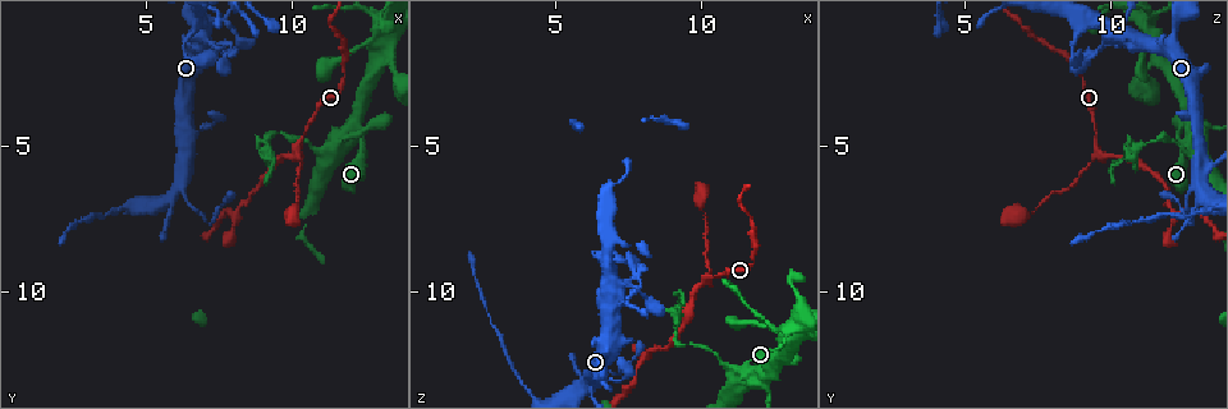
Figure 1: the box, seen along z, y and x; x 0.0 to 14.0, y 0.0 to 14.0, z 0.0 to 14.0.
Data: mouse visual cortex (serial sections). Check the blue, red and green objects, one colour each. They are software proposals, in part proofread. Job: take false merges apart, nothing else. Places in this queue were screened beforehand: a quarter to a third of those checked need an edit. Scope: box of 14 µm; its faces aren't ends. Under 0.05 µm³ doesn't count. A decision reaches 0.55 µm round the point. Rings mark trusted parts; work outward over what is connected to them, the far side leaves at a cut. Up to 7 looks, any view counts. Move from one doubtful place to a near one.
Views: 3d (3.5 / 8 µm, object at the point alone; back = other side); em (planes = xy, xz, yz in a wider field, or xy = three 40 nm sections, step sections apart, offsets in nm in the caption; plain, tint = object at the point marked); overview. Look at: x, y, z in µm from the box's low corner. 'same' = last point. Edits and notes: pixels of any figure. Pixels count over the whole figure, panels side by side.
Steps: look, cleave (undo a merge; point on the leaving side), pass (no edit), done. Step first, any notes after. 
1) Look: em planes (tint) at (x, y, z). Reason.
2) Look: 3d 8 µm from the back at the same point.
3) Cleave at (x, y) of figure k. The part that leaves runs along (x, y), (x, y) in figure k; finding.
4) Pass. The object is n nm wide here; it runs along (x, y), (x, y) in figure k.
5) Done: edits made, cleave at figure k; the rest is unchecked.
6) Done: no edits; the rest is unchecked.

Look: 3d 8 µm at (12.1, 4.4, 12.8). Abrupt turn.

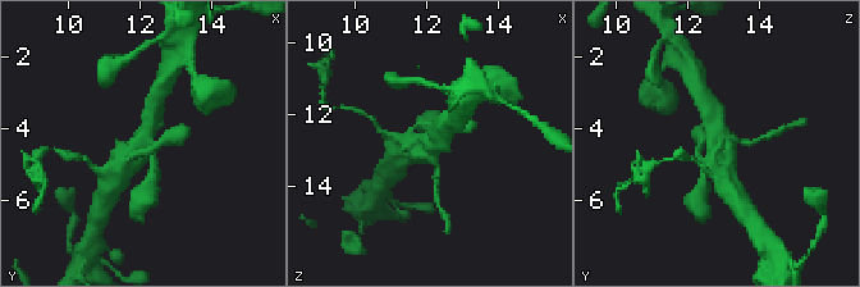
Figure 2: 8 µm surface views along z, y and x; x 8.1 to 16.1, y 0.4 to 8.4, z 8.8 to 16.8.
Look: 3d 3.5 µm from the back at (12.2, 4.4, 12.8). Zoom in.

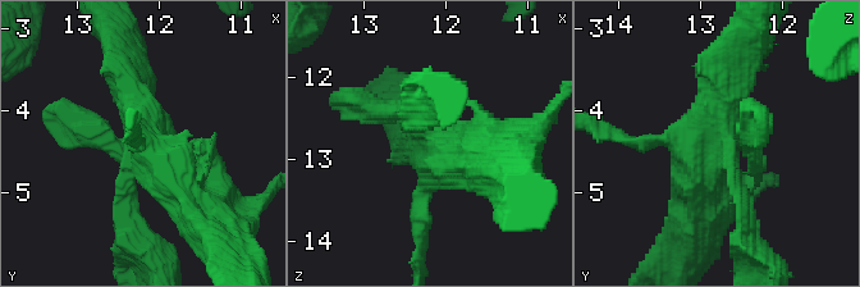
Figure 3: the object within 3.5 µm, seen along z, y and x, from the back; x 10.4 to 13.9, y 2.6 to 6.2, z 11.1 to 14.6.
Look: em xy step 5 (tint) at (12.15, 4.45, 12.80).

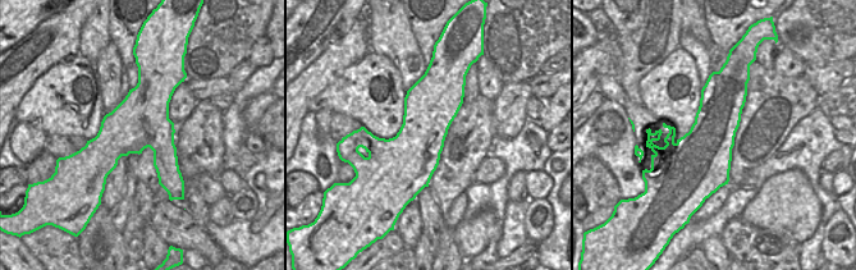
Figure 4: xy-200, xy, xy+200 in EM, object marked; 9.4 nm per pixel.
Pass. It runs along (744, 221), (718, 146), (735, 68) in figure 3; continuous, no second cell.

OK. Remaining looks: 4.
Look: 3d 8 µm at (10.1, 5.1, 9.5). Three arms meet.

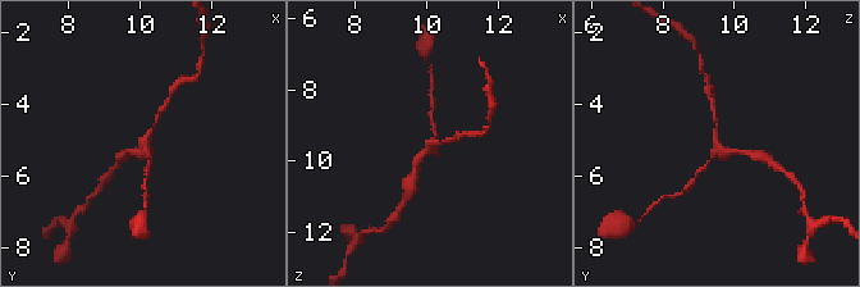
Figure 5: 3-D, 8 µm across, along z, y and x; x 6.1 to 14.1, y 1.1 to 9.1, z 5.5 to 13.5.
Look: em planes (tint) at (10.1, 5.1, 9.5). Need the tissue.

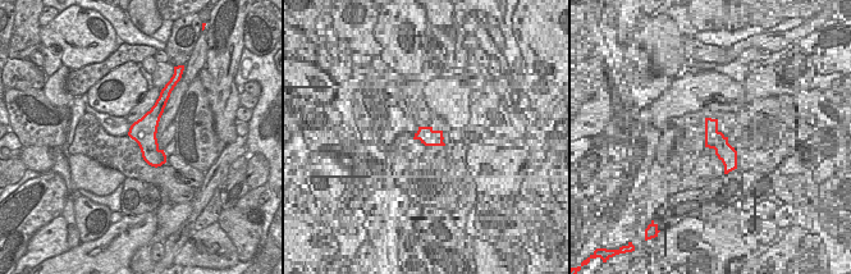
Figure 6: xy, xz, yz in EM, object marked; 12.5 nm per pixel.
Pass. One cell here.

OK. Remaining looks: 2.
Look: 3d 3.5 µm at (6.3, 6.2, 13.0). Sharp bend.

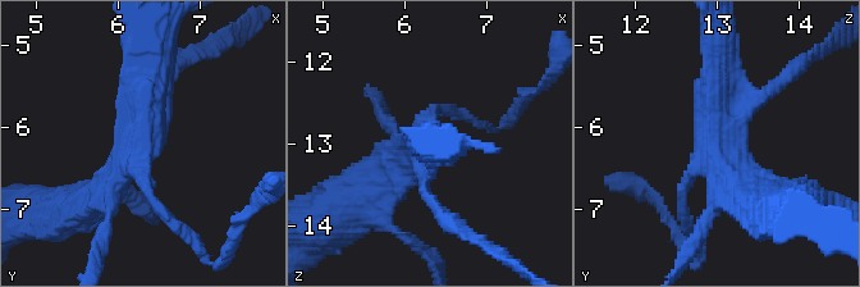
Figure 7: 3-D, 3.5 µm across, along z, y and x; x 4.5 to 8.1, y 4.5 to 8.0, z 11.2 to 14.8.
Look: em planes (tint) at (6.25, 6.25, 13.00). 4 arms meet here; the arms are 150, 200, 400, 450 nm wide.

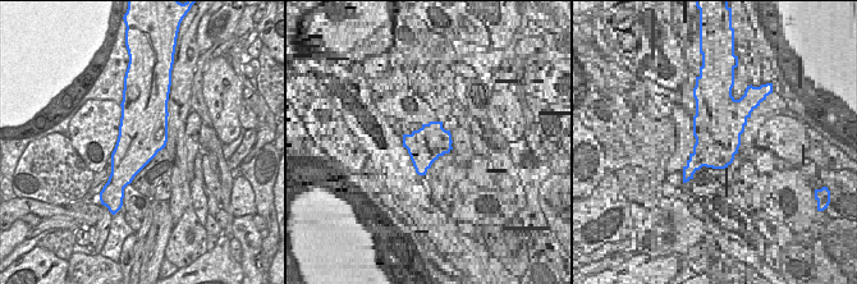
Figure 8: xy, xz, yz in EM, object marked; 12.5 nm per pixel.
Pass. Continuous, no second cell.

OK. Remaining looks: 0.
Done: no edits; the rest is unchecked.

